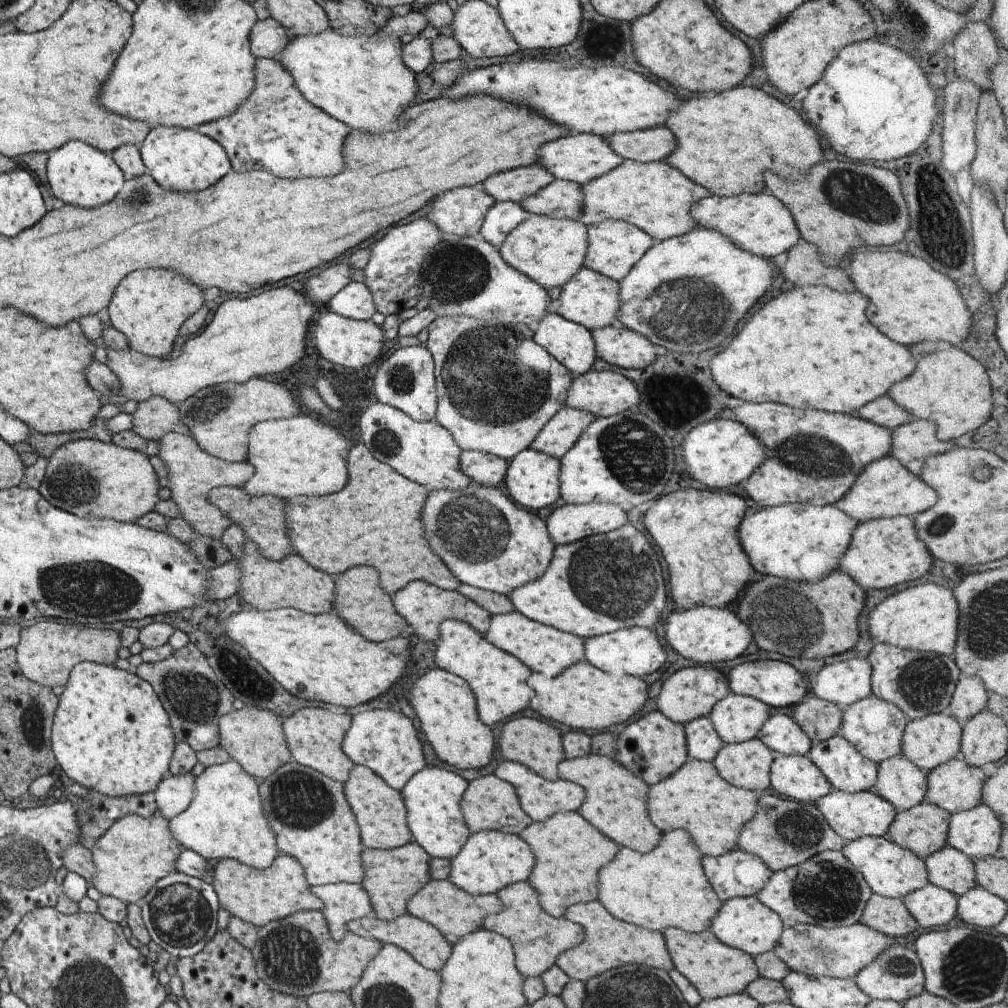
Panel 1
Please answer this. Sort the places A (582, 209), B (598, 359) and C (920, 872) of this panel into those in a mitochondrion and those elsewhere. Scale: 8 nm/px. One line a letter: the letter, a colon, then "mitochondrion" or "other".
A: other
B: other
C: other

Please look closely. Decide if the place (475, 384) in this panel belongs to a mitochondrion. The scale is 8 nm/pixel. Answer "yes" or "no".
yes

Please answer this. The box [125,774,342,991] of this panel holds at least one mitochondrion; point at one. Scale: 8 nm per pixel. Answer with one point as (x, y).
(182, 915)

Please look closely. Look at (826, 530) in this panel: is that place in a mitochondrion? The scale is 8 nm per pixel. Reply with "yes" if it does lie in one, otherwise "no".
no

